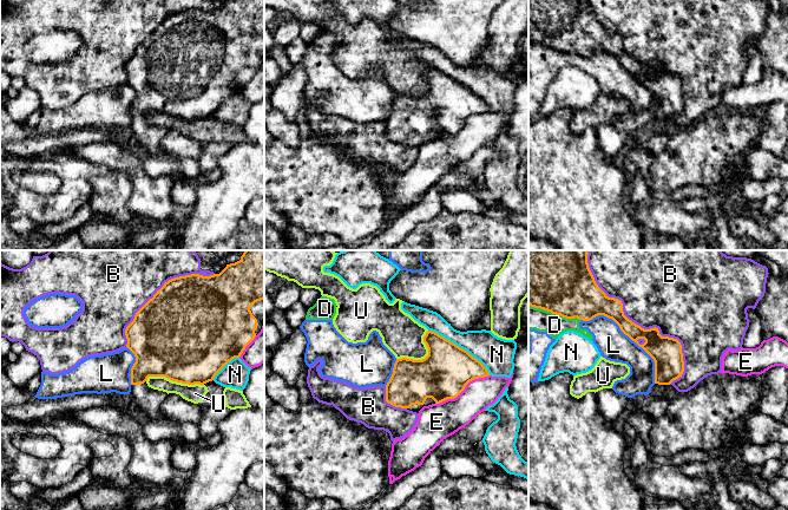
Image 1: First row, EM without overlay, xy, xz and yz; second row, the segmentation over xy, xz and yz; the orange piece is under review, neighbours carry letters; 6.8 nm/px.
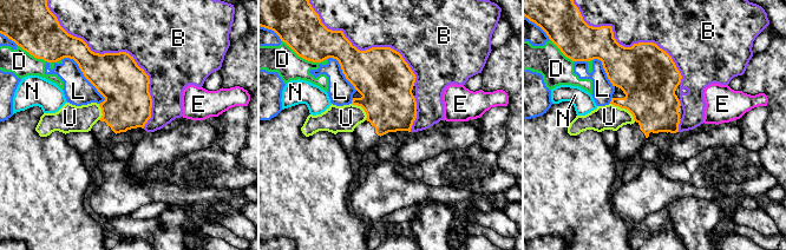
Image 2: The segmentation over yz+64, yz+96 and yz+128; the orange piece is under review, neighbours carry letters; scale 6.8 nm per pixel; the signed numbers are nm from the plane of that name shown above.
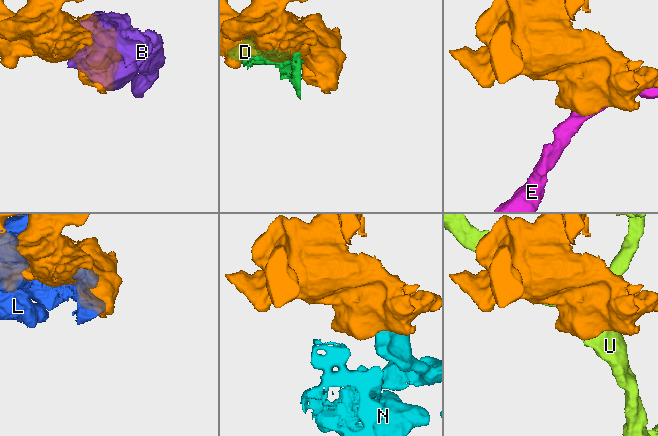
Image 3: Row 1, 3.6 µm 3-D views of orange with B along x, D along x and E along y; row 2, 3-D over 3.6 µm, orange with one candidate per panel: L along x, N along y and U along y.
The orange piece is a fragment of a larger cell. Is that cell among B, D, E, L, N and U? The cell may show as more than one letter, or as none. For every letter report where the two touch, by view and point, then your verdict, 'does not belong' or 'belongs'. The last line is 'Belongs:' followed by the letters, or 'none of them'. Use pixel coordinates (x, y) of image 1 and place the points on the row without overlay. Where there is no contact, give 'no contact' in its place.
B: meets orange in yz at (641, 63); does not belong
D: meets orange in yz at (555, 48); does not belong
E: meets orange in xz at (463, 125); does not belong
L: meets orange in yz at (628, 71); does not belong
N: meets orange in xz at (459, 83); does not belong
U: meets orange in xy at (175, 116); does not belong
Belongs: none of them

